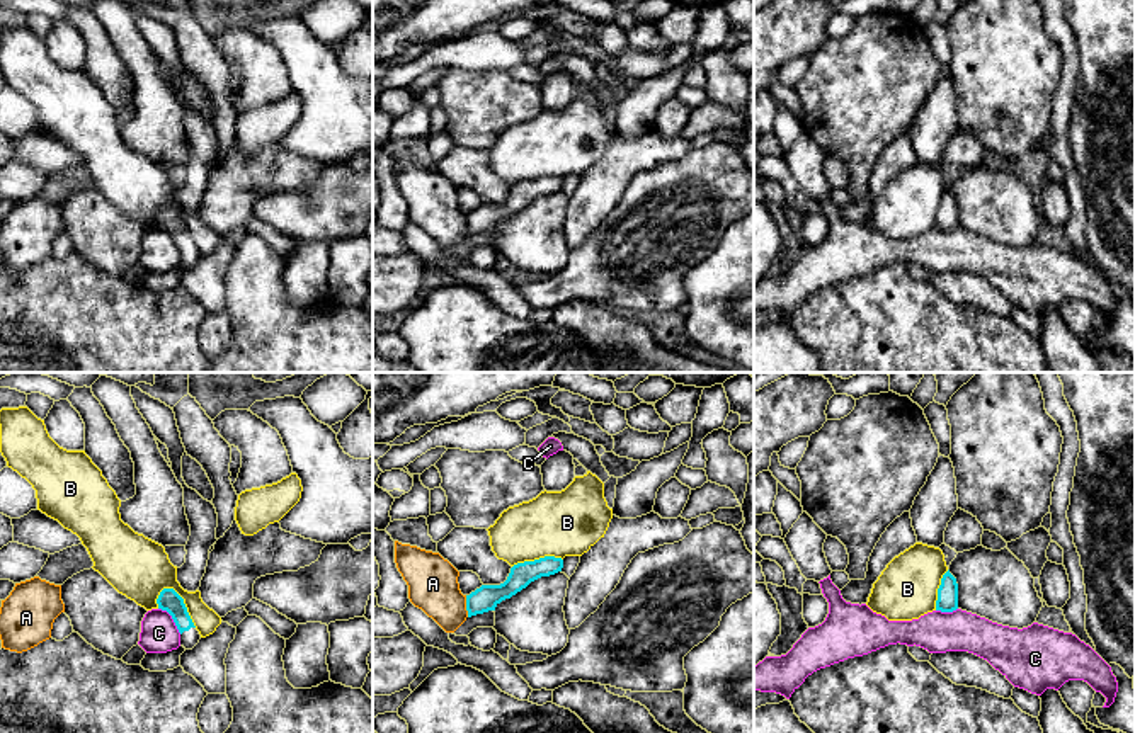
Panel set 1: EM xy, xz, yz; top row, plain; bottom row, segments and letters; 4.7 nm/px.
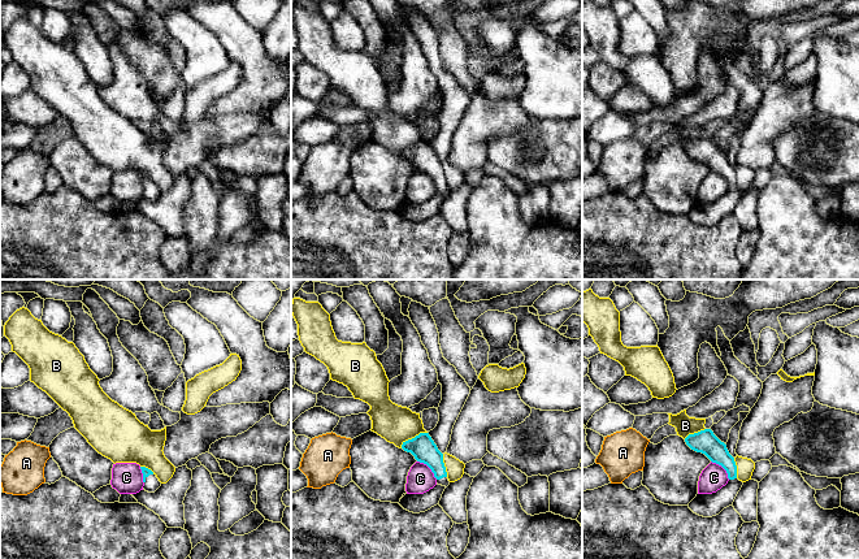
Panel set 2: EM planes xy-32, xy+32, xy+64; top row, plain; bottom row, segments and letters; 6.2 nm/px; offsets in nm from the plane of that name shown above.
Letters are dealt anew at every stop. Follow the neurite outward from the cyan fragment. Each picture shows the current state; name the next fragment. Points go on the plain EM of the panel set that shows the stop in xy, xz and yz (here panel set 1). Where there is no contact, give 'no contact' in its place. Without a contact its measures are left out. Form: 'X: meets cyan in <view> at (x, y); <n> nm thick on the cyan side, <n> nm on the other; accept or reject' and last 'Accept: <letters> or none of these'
A: meets cyan in xz at (467, 225); 120 nm thick on the cyan side, 240 nm on the other; reject
B: meets cyan in xy at (184, 223); 100 nm thick on the cyan side, 260 nm on the other; reject
C: meets cyan in xy at (172, 237); 100 nm thick on the cyan side, 180 nm on the other; reject
Accept: none of these

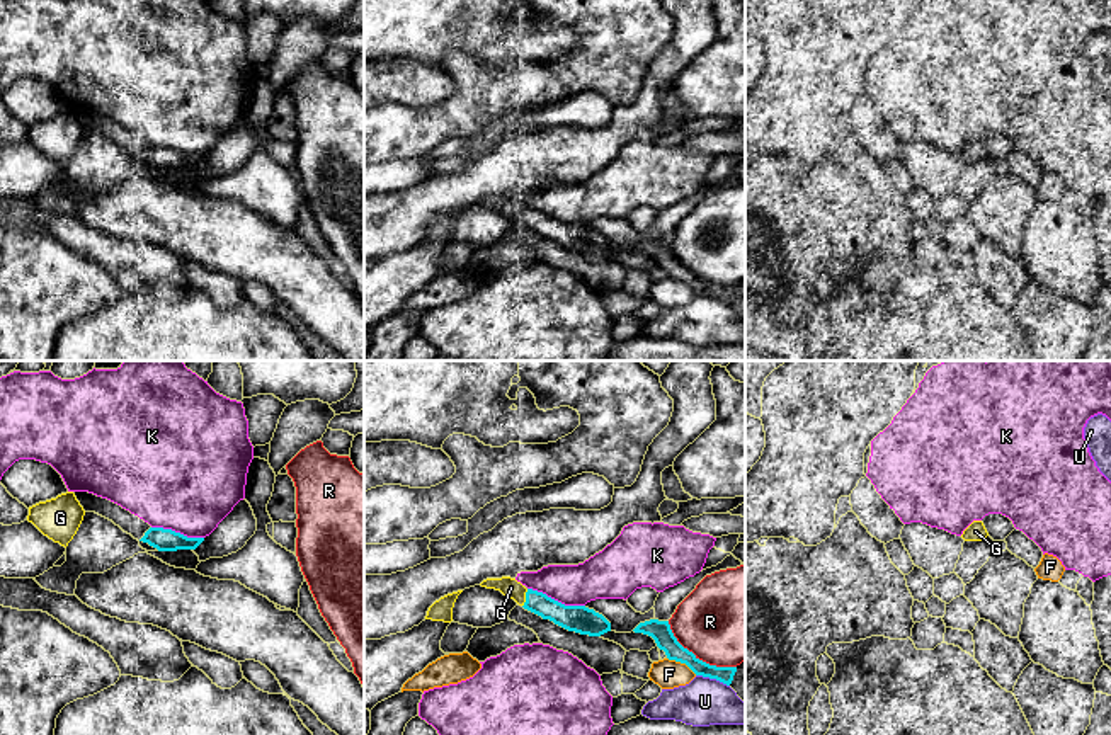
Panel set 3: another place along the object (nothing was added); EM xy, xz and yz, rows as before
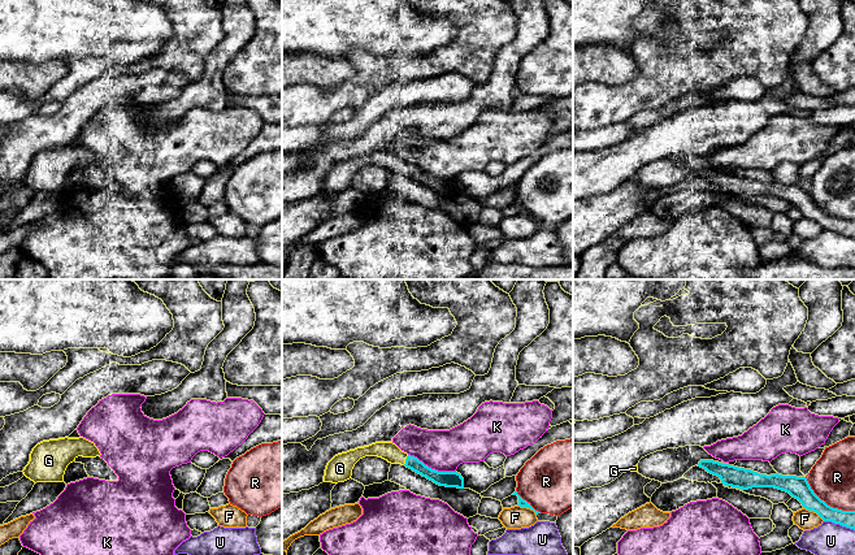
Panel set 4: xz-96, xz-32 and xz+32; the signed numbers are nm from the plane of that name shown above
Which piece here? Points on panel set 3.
F: meets cyan in xz at (683, 281); 100 nm thick on the cyan side, 140 nm on the other; reject
G: meets cyan in xz at (526, 216); 130 nm thick on the cyan side, 90 nm on the other; accept
K: meets cyan in xz at (557, 220); 130 nm thick on the cyan side, 220 nm on the other; reject
R: meets cyan in xz at (698, 278); 100 nm thick on the cyan side, 440 nm on the other; reject
U: meets cyan in xz at (713, 296); 90 nm thick on the cyan side, 220 nm on the other; reject
Accept: G

